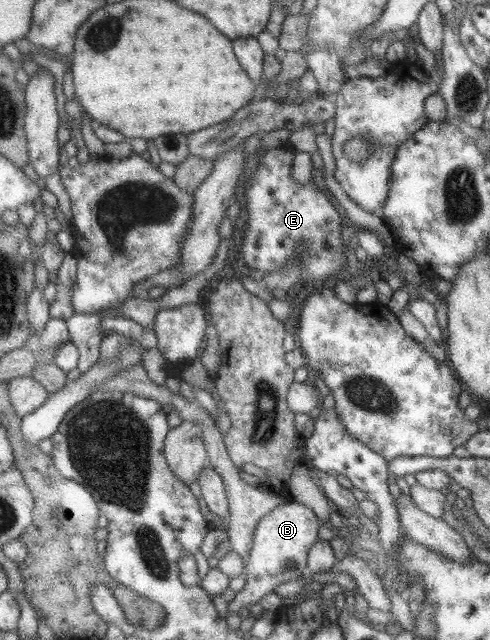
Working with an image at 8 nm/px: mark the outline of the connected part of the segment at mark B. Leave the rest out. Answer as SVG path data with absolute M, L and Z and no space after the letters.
M284 502L265 514L255 526L252 546L245 566L245 582L235 593L230 606L234 610L257 605L262 596L273 592L274 587L288 580L296 580L307 566L308 550L317 541L319 519L303 504Z

